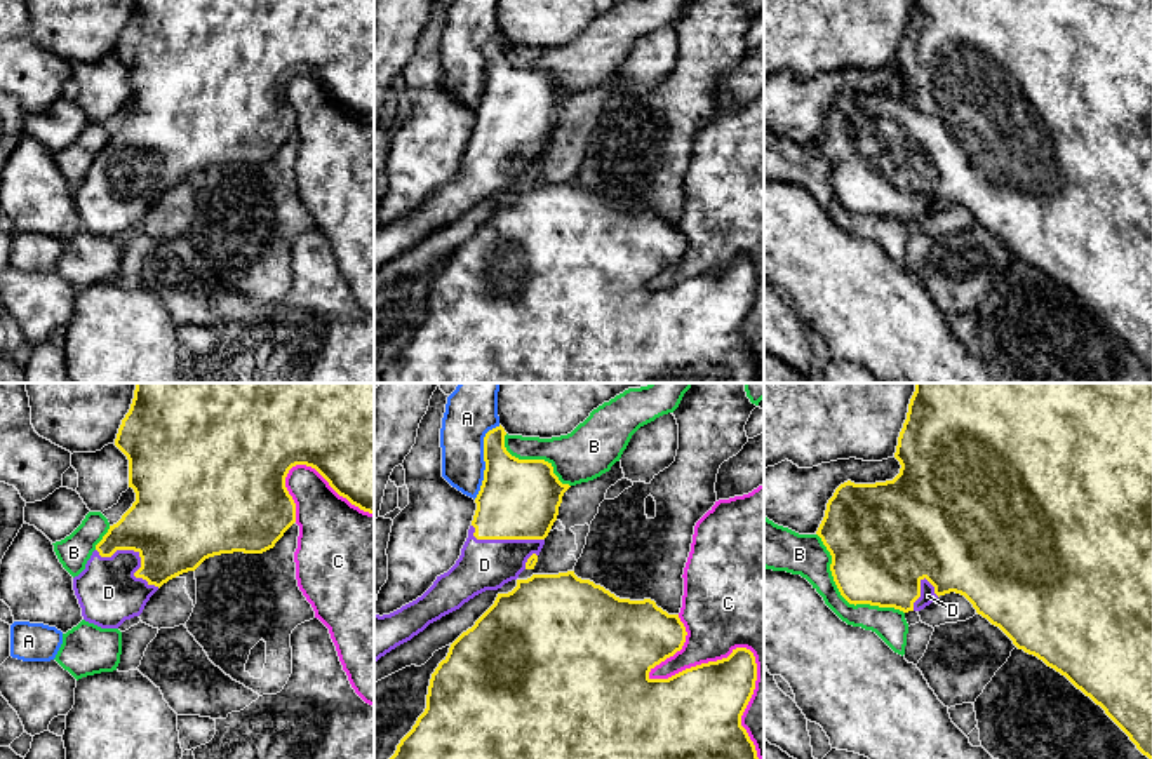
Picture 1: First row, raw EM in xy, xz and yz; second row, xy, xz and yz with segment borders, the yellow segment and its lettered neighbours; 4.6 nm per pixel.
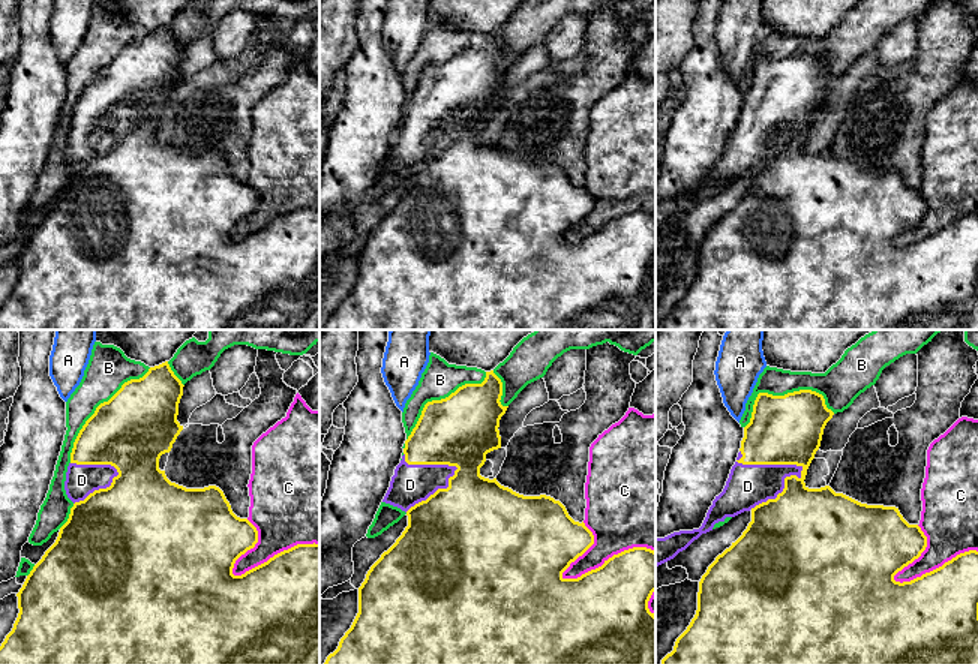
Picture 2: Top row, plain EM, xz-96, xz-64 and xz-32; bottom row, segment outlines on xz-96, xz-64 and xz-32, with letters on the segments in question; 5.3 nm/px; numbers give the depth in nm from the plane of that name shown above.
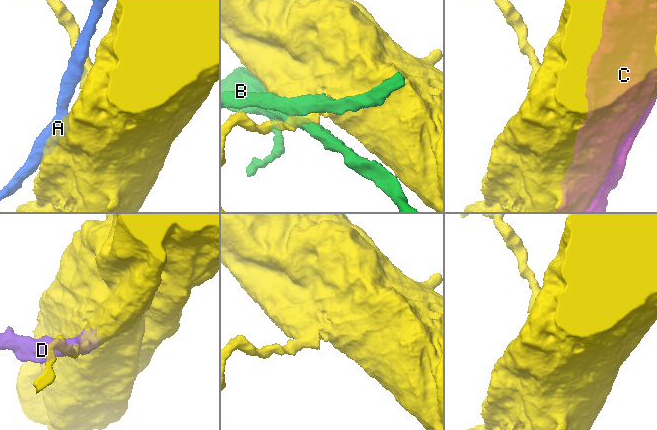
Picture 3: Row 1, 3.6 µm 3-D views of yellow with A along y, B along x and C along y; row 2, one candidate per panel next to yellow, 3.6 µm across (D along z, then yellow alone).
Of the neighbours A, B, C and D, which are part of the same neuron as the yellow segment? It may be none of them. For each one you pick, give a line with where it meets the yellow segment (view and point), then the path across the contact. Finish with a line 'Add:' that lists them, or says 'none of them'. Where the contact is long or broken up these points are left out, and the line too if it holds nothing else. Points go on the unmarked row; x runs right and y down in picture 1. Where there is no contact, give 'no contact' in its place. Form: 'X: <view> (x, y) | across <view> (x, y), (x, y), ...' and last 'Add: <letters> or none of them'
D: xy (140, 166)
Add: D

